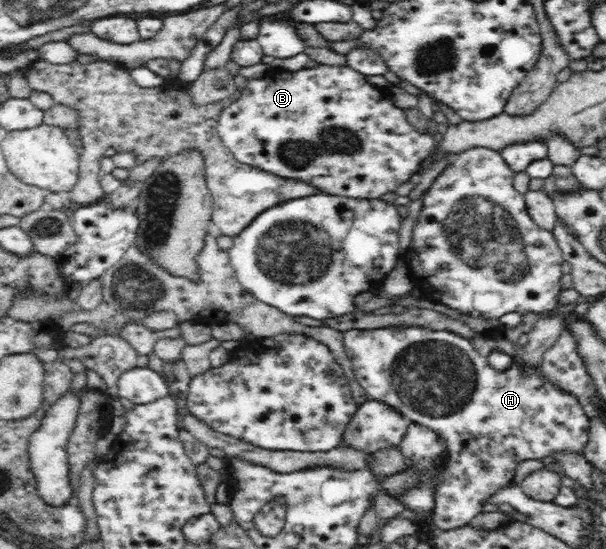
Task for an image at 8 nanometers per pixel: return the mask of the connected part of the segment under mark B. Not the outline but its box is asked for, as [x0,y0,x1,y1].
[217,64,436,199]

